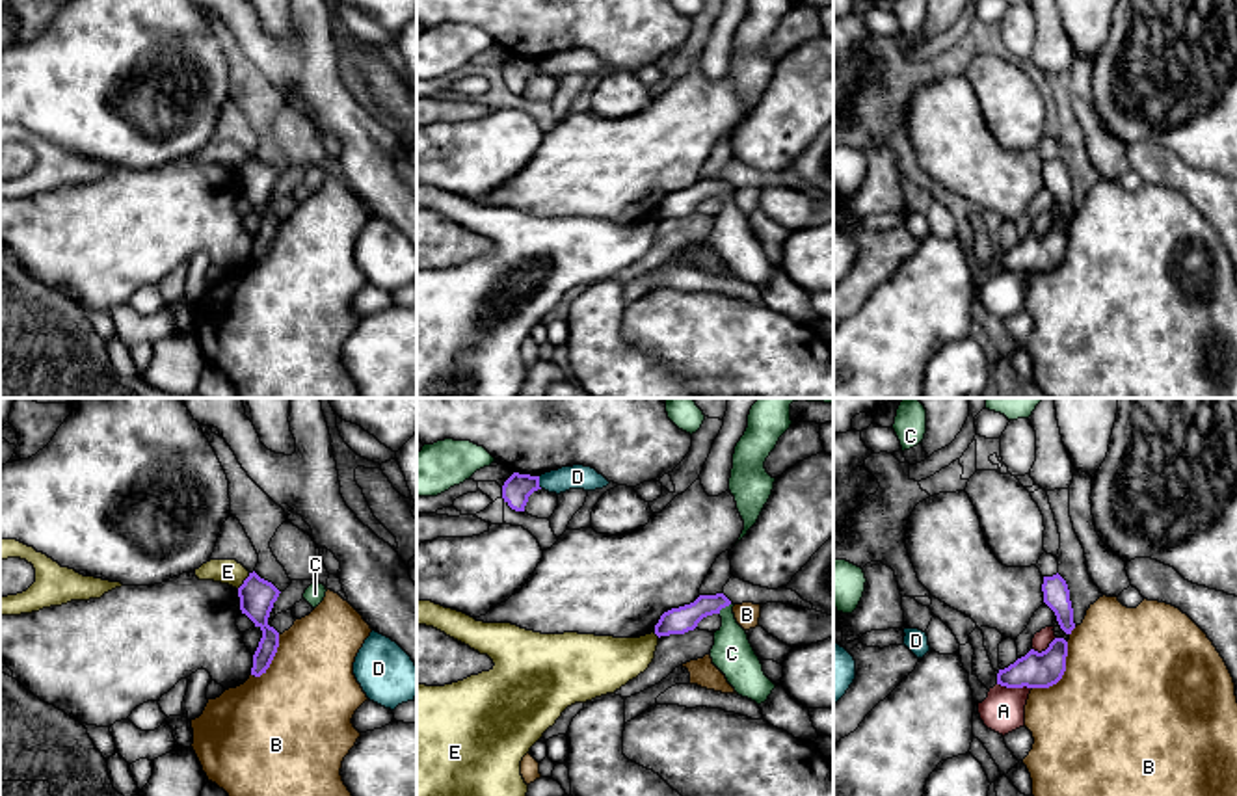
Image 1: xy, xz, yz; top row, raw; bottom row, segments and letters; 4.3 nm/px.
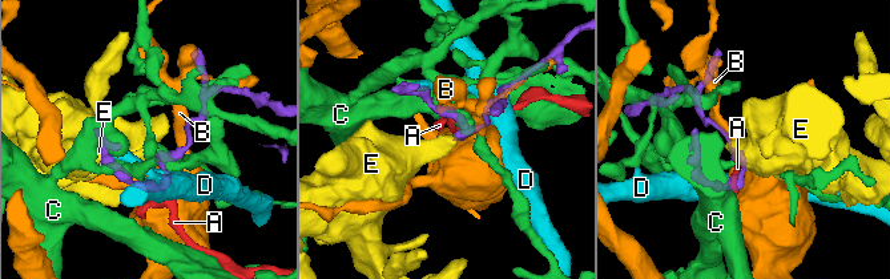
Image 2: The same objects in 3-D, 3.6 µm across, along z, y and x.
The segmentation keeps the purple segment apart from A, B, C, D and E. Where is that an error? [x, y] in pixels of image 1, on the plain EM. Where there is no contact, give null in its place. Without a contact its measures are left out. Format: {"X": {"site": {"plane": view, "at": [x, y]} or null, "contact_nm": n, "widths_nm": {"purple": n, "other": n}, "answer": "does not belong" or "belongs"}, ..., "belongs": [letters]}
{"A": {"site": {"plane": "yz", "at": [1014, 270]}, "contact_nm": 150, "widths_nm": {"purple": 160, "other": 190}, "answer": "does not belong"}, "B": {"site": {"plane": "yz", "at": [1063, 257]}, "contact_nm": 260, "widths_nm": {"purple": 160, "other": 500}, "answer": "does not belong"}, "C": {"site": {"plane": "xz", "at": [724, 190]}, "contact_nm": 80, "widths_nm": {"purple": 120, "other": 180}, "answer": "does not belong"}, "D": {"site": {"plane": "xz", "at": [538, 66]}, "contact_nm": 60, "widths_nm": {"purple": 120, "other": 110}, "answer": "does not belong"}, "E": {"site": {"plane": "xy", "at": [244, 164]}, "contact_nm": 90, "widths_nm": {"purple": 160, "other": 110}, "answer": "does not belong"}, "belongs": []}

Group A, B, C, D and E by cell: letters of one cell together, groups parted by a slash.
A / B / C / D / E

